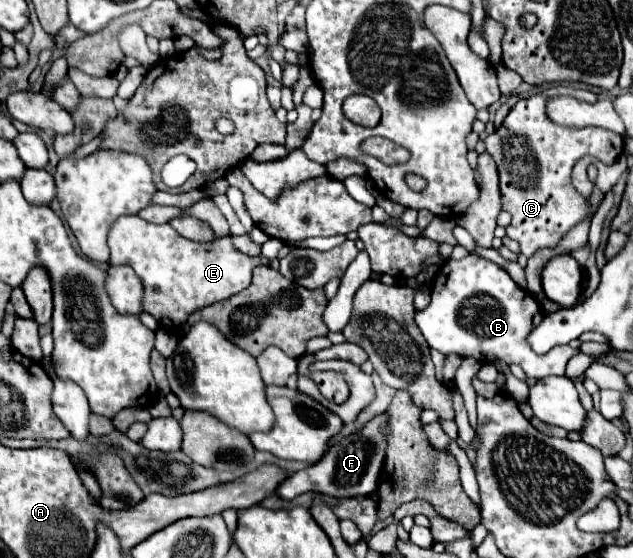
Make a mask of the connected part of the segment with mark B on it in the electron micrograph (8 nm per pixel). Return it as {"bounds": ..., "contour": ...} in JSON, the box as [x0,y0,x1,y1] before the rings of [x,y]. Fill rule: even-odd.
{"bounds":[415,255,579,379],"contour":[[[469,255],[469,265],[463,261],[447,261],[433,281],[431,303],[415,313],[415,323],[421,329],[431,349],[443,355],[457,353],[479,361],[501,359],[507,365],[521,365],[527,377],[543,379],[549,375],[565,375],[565,365],[579,349],[557,345],[547,355],[537,355],[527,345],[527,333],[543,321],[543,313],[533,295],[519,289],[509,273],[499,265]]]}

